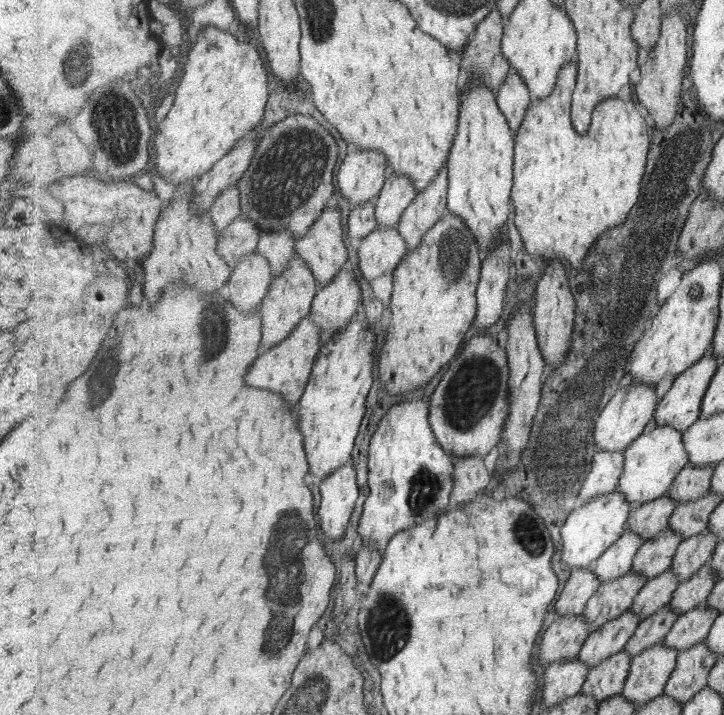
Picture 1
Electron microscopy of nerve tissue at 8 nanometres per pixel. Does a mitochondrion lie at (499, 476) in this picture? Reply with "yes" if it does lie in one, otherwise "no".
no

